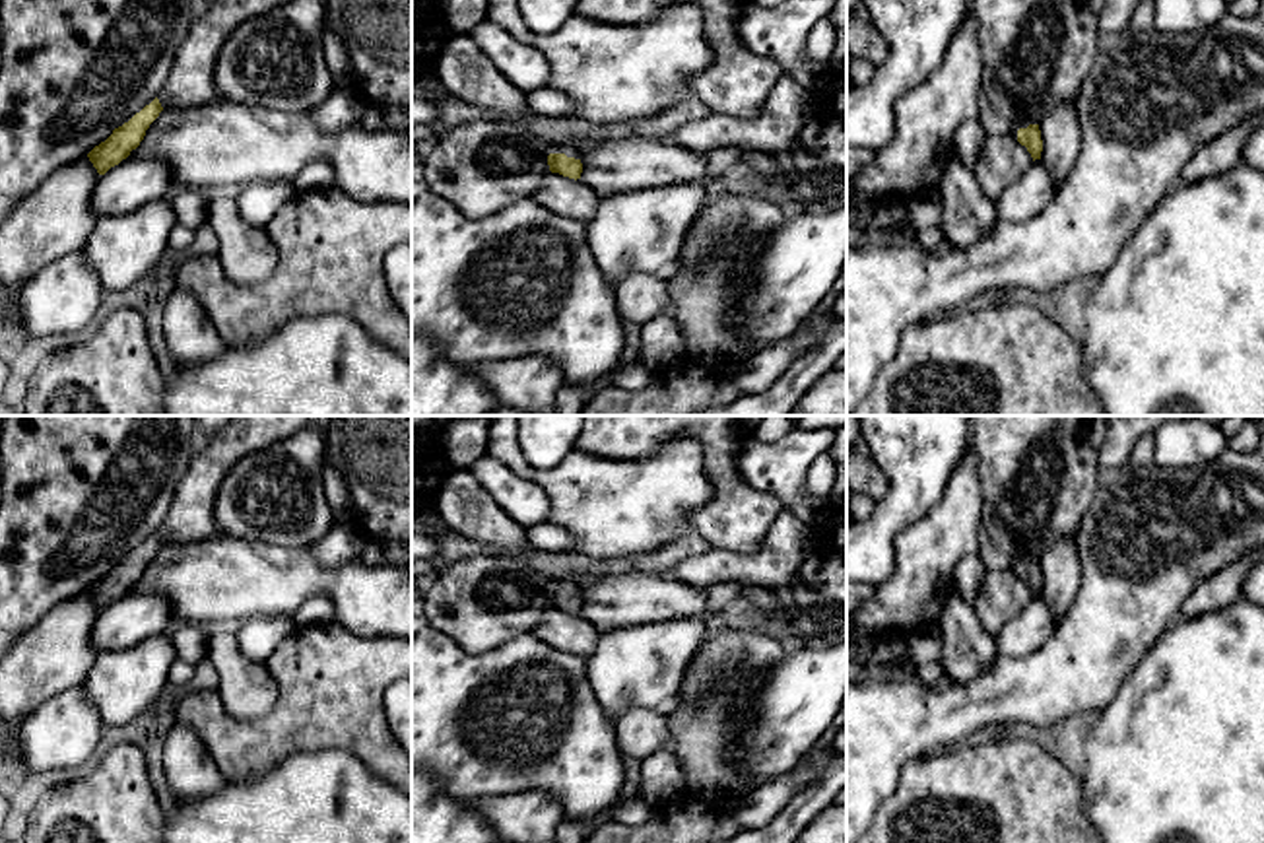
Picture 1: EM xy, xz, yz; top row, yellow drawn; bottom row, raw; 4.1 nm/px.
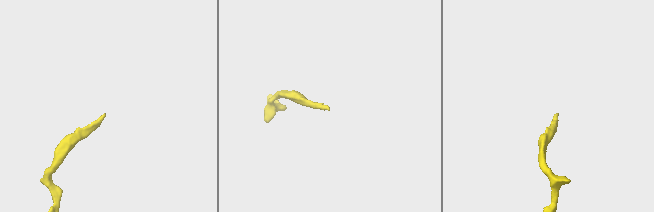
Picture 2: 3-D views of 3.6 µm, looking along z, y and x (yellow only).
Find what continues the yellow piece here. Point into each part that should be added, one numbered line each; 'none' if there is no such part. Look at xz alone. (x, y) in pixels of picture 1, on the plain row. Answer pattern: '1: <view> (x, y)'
1: xz (554, 583)

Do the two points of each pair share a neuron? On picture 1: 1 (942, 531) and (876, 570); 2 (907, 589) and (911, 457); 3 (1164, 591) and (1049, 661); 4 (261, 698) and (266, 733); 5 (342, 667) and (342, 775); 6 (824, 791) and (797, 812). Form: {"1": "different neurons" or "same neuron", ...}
{"1": "different neurons", "2": "different neurons", "3": "same neuron", "4": "different neurons", "5": "different neurons", "6": "same neuron"}

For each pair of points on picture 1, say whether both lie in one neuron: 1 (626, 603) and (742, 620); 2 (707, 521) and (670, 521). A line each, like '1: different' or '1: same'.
1: same
2: different

